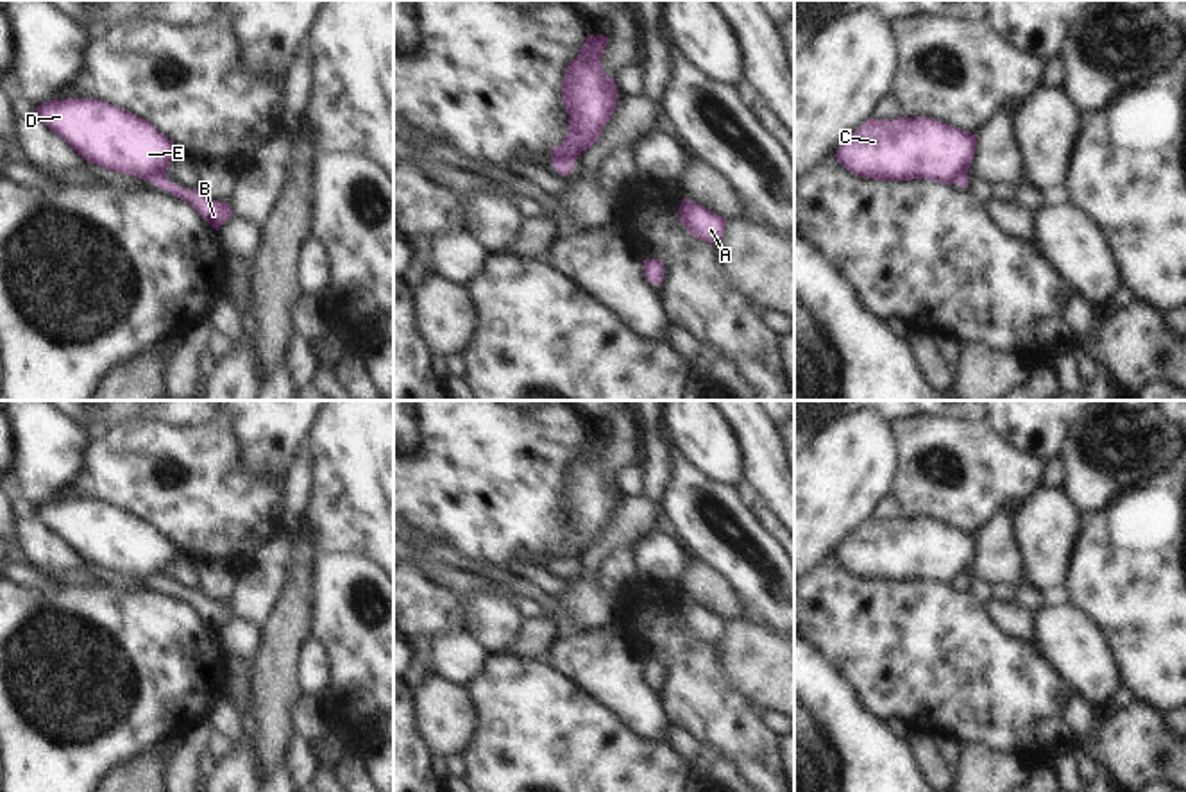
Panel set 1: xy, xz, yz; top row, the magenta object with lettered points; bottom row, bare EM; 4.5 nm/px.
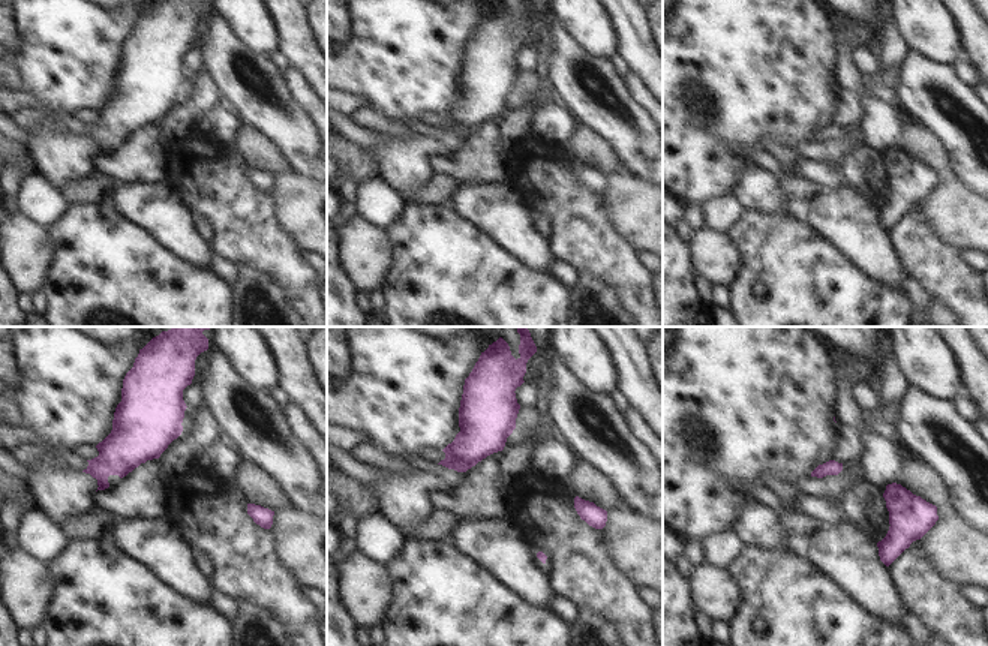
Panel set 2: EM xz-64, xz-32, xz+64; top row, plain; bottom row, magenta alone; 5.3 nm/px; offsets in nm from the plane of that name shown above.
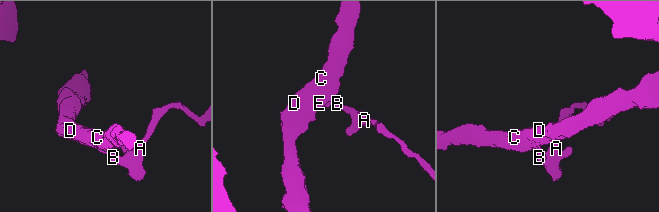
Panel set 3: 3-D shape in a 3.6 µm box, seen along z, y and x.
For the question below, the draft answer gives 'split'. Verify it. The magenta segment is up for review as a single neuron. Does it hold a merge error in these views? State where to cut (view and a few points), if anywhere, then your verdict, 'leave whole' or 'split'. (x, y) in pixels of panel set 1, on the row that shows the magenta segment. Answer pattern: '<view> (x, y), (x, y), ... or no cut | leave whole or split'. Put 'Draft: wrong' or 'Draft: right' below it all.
xy (167, 179), (154, 183) | split
Draft: right

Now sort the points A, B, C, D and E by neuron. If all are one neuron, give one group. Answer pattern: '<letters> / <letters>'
A B / C D E

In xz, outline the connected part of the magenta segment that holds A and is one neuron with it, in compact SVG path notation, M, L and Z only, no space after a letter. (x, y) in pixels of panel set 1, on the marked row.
M683 198L678 215L689 234L694 238L717 243L724 234L726 220L698 202Z

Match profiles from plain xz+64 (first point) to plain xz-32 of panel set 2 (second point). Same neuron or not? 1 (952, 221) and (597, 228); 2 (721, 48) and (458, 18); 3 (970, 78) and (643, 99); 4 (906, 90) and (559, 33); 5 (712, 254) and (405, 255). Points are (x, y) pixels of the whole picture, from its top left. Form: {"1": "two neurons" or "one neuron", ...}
{"1": "two neurons", "2": "one neuron", "3": "two neurons", "4": "one neuron", "5": "two neurons"}

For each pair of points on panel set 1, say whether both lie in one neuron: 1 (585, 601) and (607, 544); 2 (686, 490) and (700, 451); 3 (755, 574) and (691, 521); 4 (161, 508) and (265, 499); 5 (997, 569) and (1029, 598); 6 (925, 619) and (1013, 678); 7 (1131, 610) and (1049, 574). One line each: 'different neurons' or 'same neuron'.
1: same neuron
2: different neurons
3: same neuron
4: same neuron
5: different neurons
6: same neuron
7: different neurons

